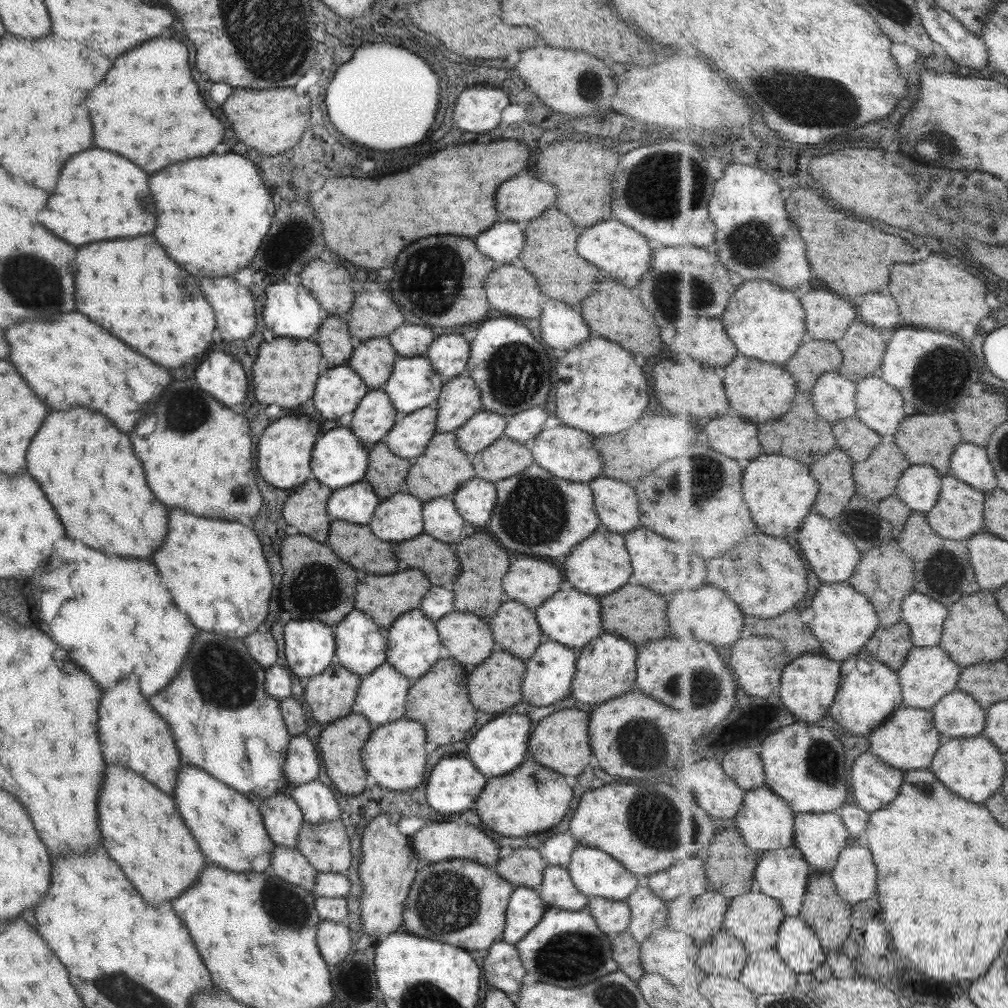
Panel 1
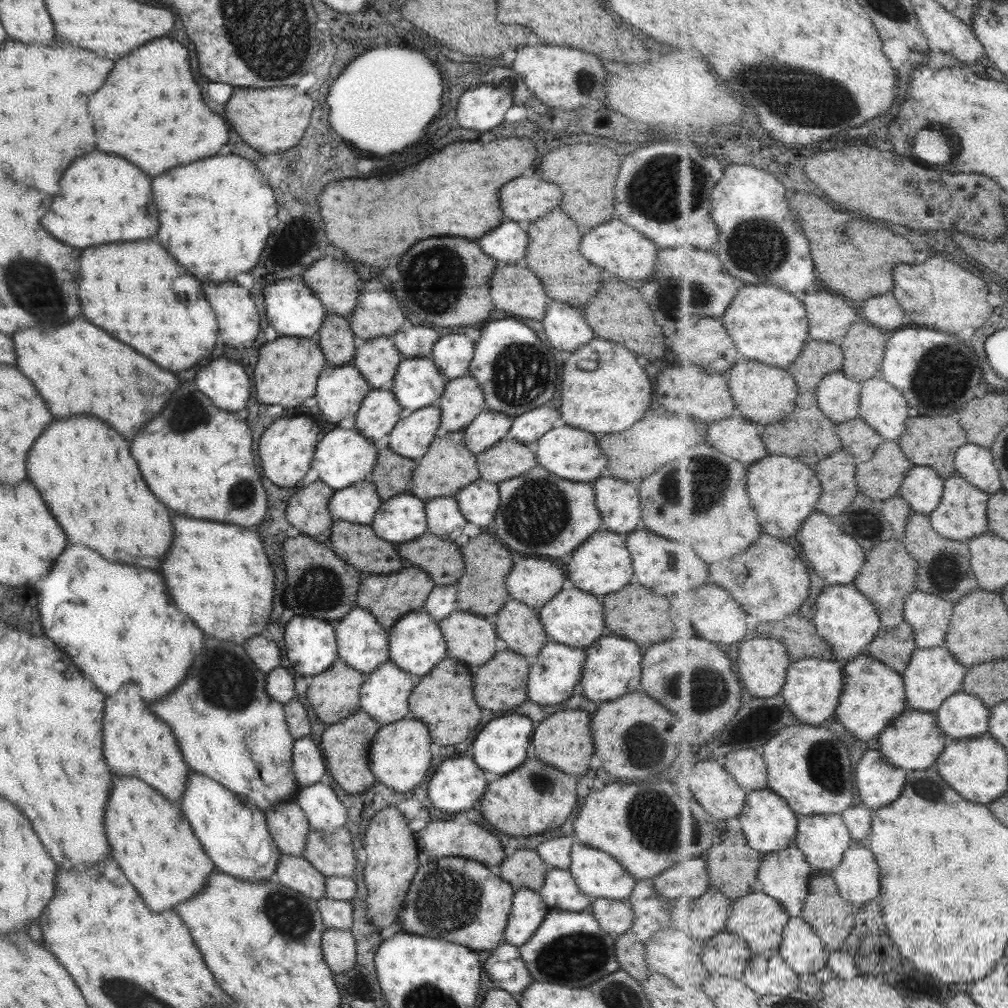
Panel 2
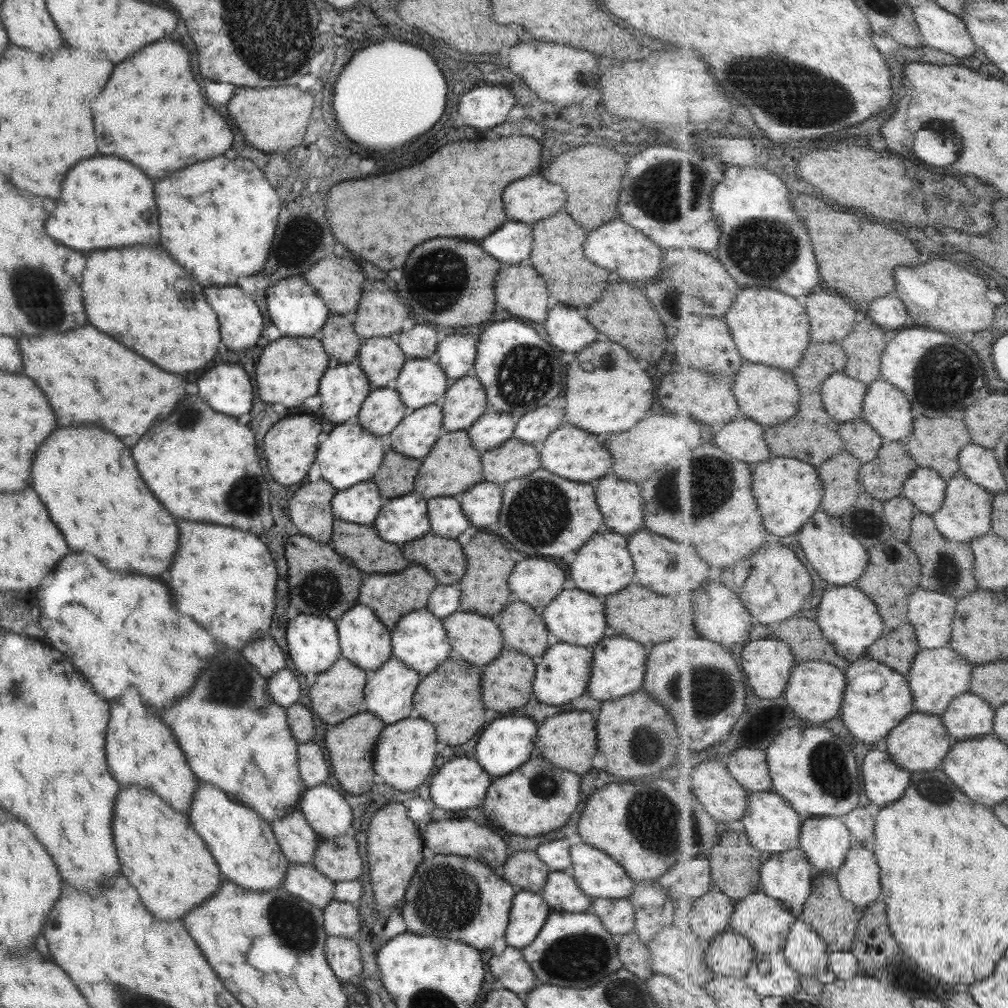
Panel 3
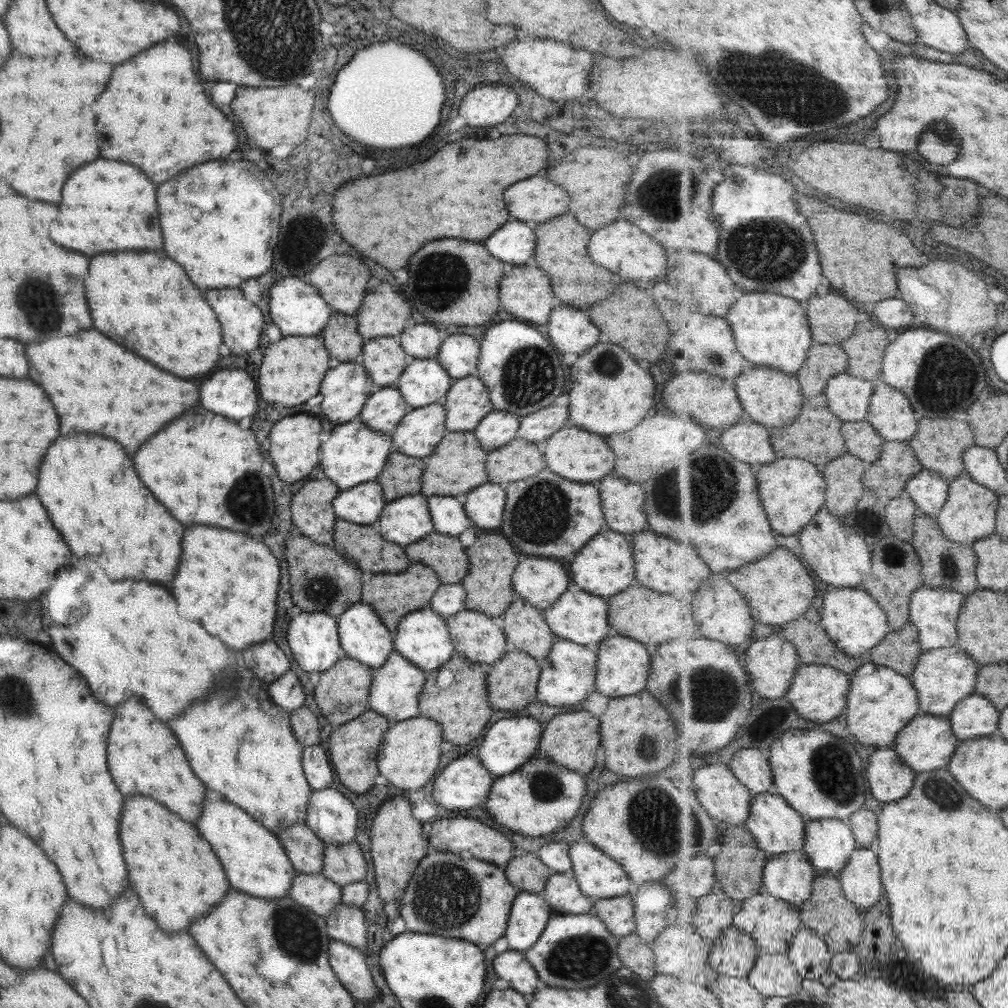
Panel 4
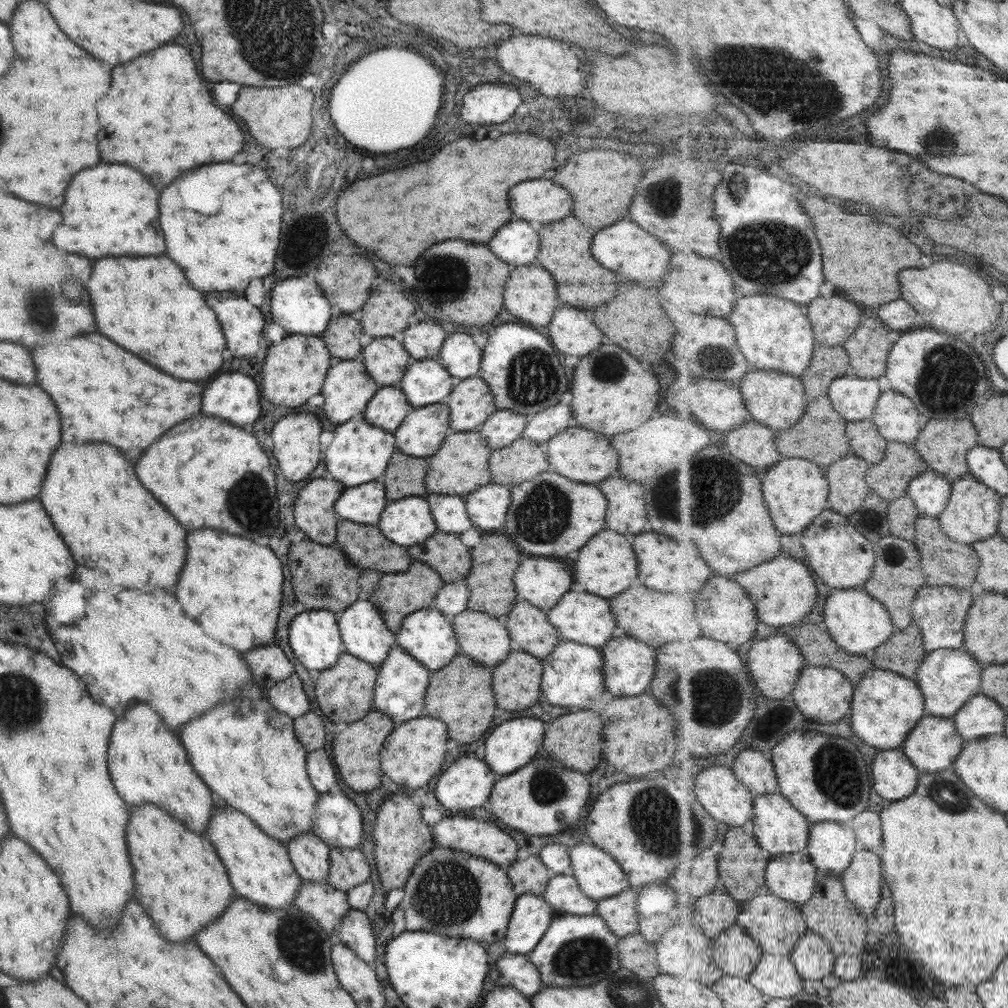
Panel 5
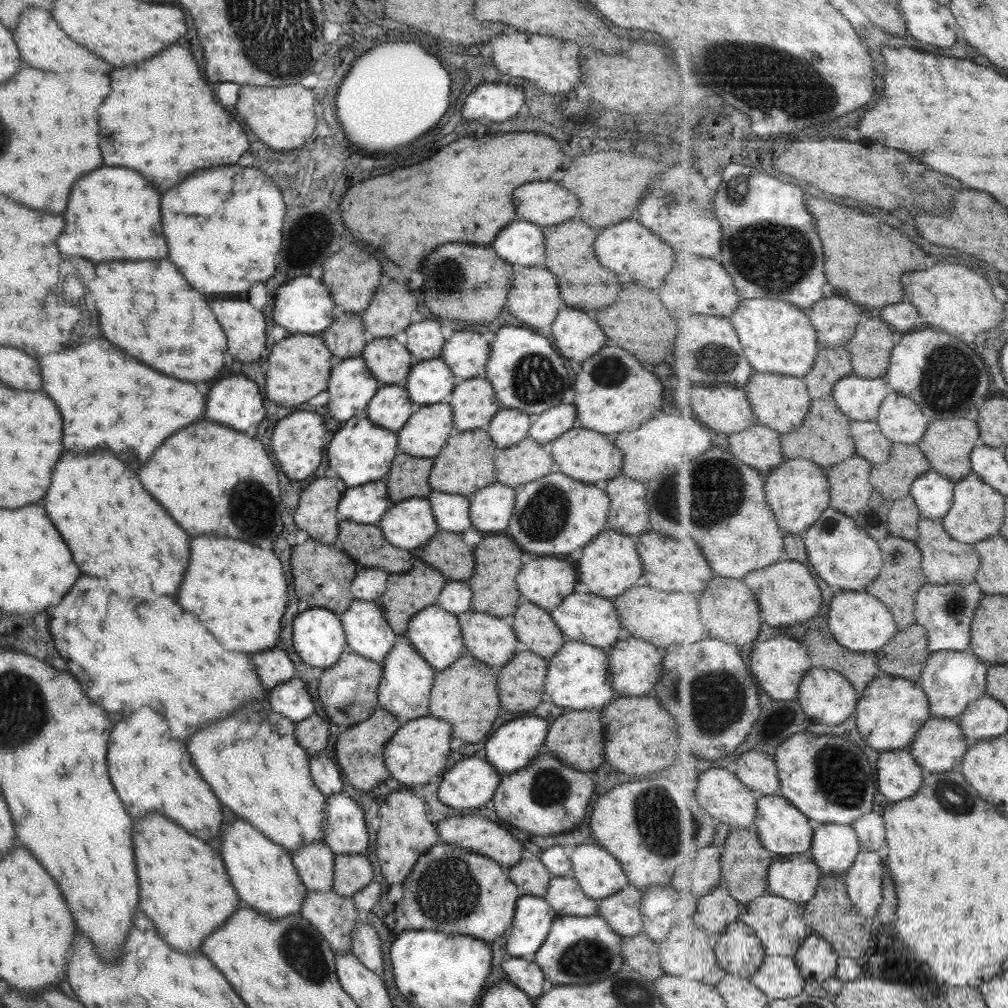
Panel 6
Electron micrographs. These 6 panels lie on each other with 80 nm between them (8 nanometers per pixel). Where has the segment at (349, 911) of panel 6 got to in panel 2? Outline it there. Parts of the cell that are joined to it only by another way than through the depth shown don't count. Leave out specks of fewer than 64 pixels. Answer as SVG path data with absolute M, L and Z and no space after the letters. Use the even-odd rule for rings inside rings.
M280 852L274 879L280 885L296 890L313 900L324 897L324 875L315 870L303 857Z

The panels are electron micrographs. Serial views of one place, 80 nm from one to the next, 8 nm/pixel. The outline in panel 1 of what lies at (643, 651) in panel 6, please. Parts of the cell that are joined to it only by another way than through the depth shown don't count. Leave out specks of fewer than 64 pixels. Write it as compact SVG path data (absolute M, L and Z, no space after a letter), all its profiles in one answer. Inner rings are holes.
M603 634L592 638L576 651L574 671L569 685L569 695L583 704L605 702L635 687L635 648L615 635Z

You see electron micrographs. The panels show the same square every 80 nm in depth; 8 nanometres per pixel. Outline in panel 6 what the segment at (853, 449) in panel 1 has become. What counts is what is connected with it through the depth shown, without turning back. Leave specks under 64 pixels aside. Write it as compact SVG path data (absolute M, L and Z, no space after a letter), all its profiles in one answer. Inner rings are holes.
M852 421L851 435L856 442L856 454L874 465L885 464L891 458L894 442L883 434L878 421Z

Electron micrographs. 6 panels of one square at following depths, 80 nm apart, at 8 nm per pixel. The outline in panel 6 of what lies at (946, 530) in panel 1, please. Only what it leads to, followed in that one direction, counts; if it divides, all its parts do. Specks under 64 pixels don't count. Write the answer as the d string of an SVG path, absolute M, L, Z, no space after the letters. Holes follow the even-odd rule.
M971 472L954 483L954 505L941 519L947 532L959 542L970 545L1000 534L1006 520L1006 495L986 483L977 473Z

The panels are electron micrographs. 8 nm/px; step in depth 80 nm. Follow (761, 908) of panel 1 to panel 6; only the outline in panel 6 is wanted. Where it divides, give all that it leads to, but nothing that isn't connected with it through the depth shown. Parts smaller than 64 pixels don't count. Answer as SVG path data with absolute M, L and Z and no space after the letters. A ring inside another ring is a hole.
M765 894L745 904L747 912L741 914L741 921L753 926L758 937L766 947L766 954L795 957L802 942L814 934L813 927L807 922L804 903L792 901L779 895Z

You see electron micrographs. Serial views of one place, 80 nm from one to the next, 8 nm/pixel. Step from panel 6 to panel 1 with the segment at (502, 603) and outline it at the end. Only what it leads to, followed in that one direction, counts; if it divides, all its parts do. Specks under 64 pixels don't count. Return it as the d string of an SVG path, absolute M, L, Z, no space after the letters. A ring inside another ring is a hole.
M481 530L462 537L453 545L460 571L452 586L452 603L457 612L471 613L487 620L498 609L499 602L503 602L501 594L504 592L499 586L510 564L506 550L494 538L477 532Z

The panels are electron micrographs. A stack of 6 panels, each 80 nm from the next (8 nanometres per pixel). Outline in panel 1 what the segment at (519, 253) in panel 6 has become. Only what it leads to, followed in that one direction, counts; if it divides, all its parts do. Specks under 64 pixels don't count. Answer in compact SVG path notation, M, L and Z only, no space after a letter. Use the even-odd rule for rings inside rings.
M497 222L473 241L481 254L492 260L494 267L517 263L523 248L523 234L513 222Z

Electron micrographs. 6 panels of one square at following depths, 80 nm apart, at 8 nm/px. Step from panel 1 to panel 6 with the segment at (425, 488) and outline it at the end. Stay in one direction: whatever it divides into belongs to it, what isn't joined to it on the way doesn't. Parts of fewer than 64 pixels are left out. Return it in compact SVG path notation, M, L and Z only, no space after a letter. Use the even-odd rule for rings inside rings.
M485 428L462 432L454 431L433 457L433 464L428 474L430 490L467 497L476 490L493 484L495 482L493 458L495 458L496 449L493 441L487 436Z

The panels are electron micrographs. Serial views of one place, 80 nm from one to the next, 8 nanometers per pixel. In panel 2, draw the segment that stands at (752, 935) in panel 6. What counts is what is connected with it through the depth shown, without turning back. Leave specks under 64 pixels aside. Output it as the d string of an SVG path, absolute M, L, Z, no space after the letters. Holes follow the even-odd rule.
M725 930L711 938L708 943L702 945L707 946L703 952L703 964L717 974L725 974L725 976L733 977L736 979L743 979L747 966L750 965L750 958L752 950L748 942L737 933L730 933Z

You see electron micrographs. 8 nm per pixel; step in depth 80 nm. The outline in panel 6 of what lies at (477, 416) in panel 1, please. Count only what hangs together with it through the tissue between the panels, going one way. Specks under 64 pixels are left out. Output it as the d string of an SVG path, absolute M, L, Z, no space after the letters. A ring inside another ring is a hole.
M500 408L485 427L497 449L506 449L527 437L532 416L520 410Z

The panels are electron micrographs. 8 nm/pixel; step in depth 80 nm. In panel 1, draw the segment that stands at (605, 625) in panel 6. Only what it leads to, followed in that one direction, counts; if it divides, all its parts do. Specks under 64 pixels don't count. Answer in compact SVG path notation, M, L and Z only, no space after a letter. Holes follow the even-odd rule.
M577 590L554 592L537 610L535 620L541 628L543 639L552 640L569 649L578 651L584 644L595 638L603 630L599 620L599 602L593 596L581 594Z

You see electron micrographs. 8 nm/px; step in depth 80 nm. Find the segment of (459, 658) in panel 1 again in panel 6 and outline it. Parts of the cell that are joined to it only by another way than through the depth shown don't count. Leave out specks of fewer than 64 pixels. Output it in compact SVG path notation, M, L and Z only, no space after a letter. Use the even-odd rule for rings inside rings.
M471 610L456 617L462 645L473 658L489 666L503 666L511 660L515 636L500 618Z

